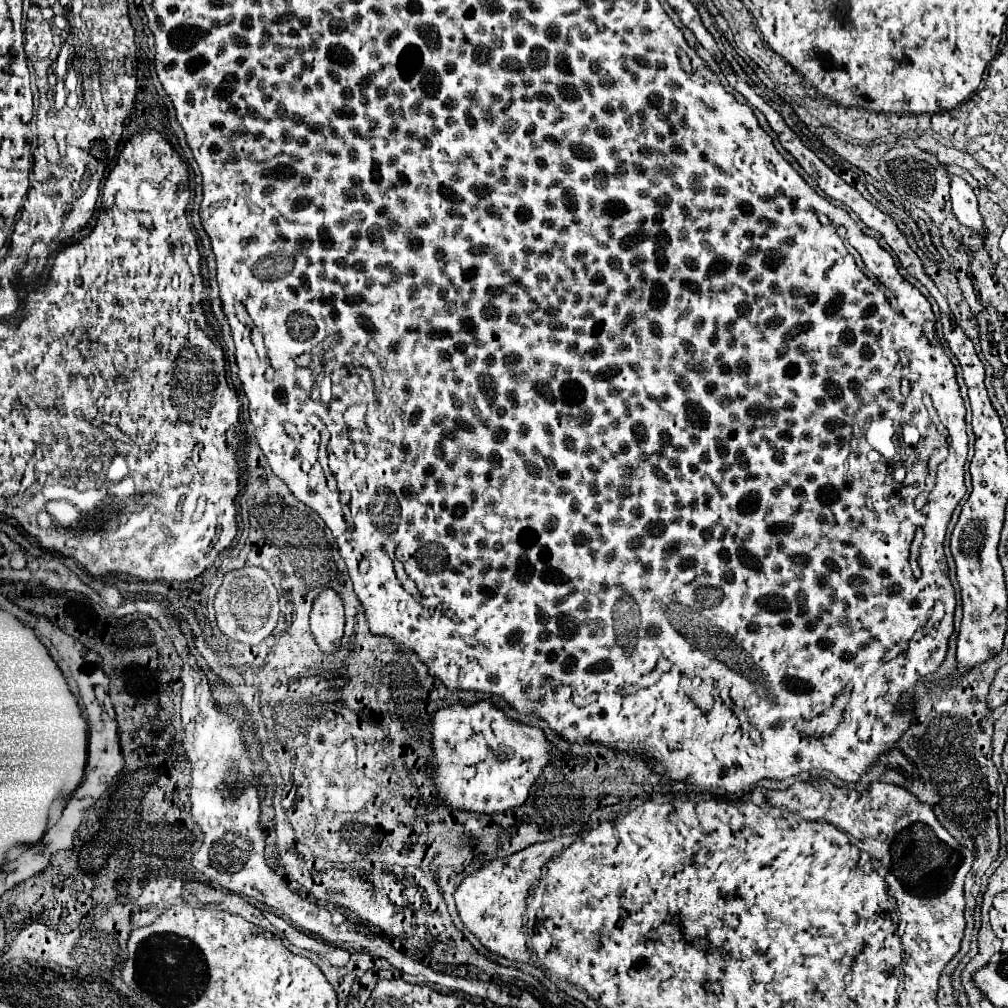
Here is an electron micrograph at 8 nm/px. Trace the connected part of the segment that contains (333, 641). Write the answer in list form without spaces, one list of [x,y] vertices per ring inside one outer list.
[[[325,590],[313,602],[313,612],[311,612],[311,632],[321,652],[331,656],[339,650],[343,626],[345,626],[343,602],[337,596],[337,592]]]

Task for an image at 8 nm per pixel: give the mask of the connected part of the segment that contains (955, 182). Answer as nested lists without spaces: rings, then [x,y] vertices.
[[[959,176],[951,178],[951,202],[953,202],[953,212],[957,220],[973,230],[979,236],[985,236],[985,224],[979,214],[977,198],[973,194],[973,188]]]

